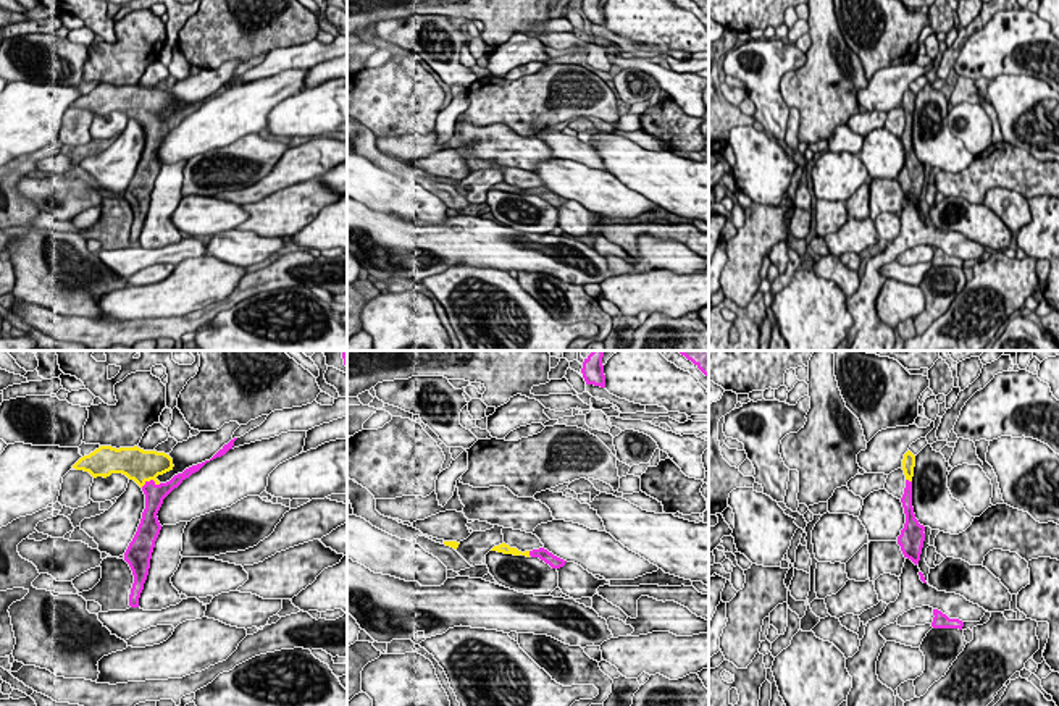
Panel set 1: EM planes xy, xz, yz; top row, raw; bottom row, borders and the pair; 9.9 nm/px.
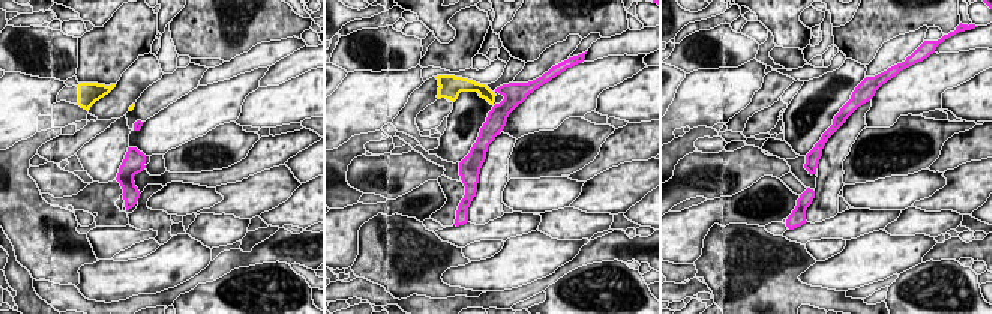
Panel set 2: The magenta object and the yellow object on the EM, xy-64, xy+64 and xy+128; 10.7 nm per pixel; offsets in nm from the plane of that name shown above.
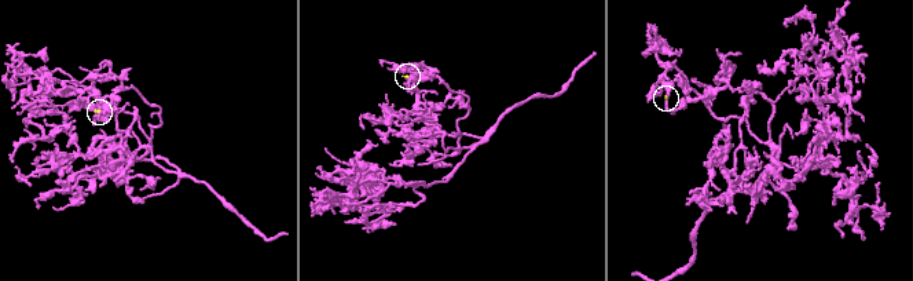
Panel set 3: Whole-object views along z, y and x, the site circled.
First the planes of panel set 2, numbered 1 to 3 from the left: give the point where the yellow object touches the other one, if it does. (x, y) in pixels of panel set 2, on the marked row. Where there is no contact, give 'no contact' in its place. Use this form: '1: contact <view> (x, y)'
1: no contact
2: no contact
3: no contact

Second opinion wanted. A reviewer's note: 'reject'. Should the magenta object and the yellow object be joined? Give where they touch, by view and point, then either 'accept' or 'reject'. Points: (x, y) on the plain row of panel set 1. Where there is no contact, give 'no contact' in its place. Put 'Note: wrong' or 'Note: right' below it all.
xy (150, 118) | accept
Note: wrong

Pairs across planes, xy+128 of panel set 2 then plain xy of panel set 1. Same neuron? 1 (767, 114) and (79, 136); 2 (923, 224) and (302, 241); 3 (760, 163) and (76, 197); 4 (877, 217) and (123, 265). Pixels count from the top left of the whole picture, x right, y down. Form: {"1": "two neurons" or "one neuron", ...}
{"1": "two neurons", "2": "two neurons", "3": "one neuron", "4": "one neuron"}

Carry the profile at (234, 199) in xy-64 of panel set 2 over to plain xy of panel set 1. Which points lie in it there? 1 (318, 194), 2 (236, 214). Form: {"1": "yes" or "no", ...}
{"1": "yes", "2": "no"}

